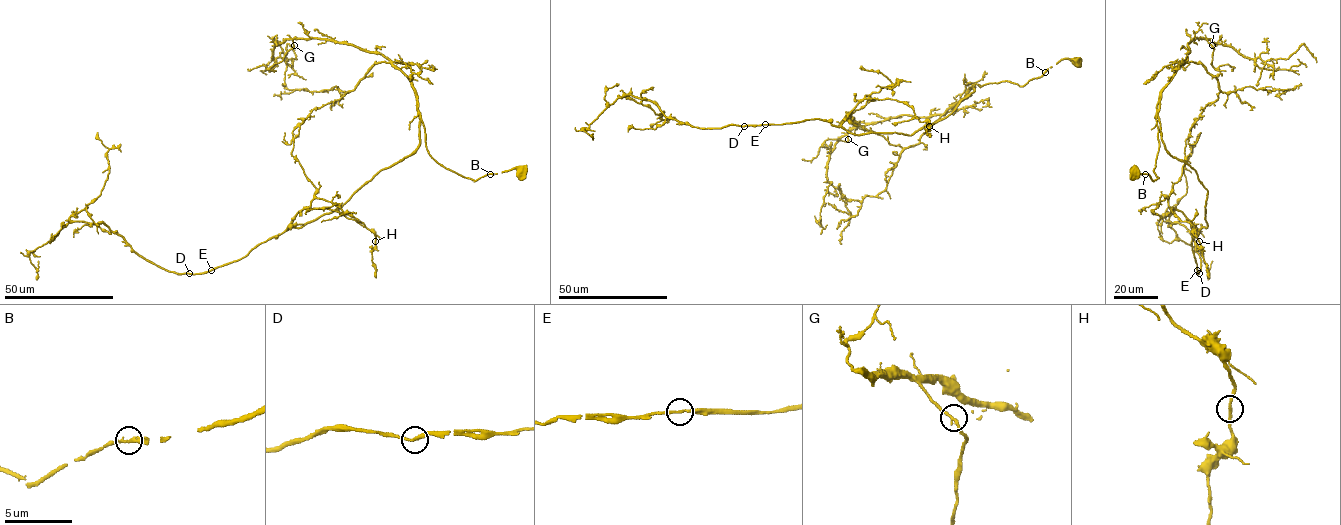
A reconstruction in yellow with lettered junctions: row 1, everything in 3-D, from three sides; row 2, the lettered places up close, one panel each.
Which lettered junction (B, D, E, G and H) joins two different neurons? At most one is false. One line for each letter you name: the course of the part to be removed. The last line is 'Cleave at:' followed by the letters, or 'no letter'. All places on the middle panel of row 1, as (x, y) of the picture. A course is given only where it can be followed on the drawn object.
Cleave at: no letter

